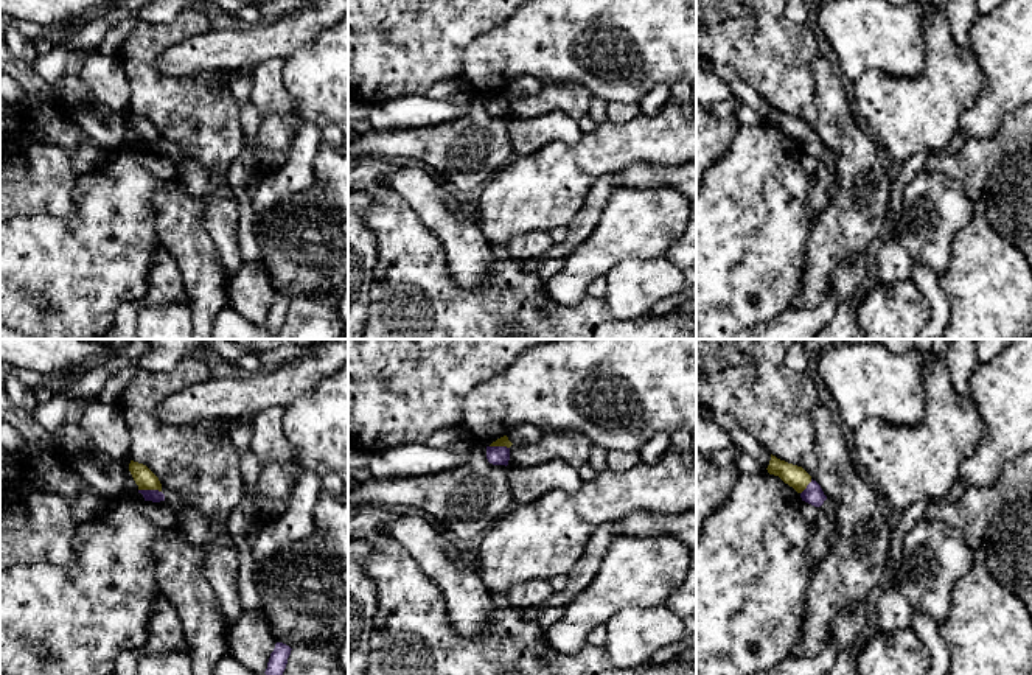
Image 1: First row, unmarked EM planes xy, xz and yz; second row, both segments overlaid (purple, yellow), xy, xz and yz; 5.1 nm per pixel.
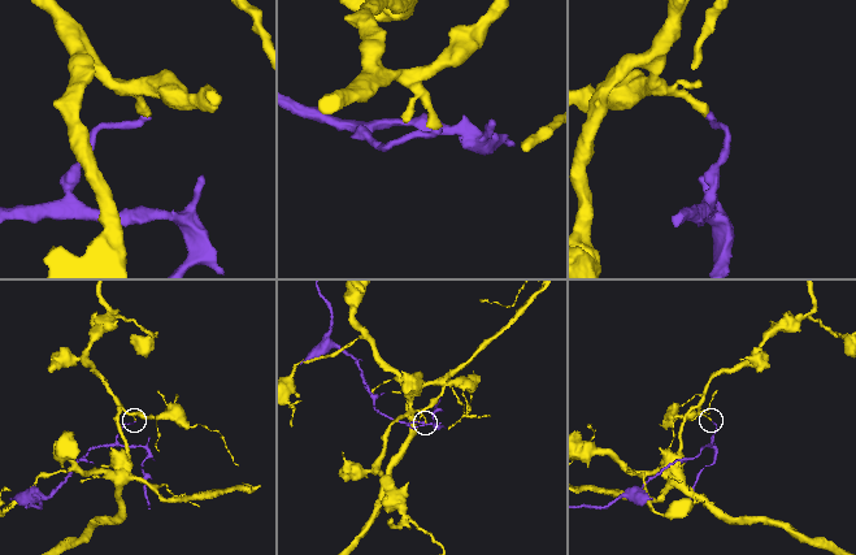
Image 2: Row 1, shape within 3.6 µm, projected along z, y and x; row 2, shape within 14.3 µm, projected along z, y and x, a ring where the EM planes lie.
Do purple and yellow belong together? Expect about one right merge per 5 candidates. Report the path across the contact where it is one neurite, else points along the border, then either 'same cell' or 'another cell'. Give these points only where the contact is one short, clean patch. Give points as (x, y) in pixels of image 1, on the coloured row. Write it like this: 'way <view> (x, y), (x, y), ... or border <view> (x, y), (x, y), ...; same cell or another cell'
border xy (139, 489), (157, 489), (160, 492); another cell

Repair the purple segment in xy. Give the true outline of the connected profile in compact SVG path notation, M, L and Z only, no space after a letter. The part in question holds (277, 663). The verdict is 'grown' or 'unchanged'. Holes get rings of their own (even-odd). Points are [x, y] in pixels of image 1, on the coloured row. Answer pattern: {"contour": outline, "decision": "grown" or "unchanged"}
{"contour": "M277 642L274 652L270 653L267 669L264 673L266 675L283 675L291 650L292 649L289 645L283 642Z", "decision": "unchanged"}

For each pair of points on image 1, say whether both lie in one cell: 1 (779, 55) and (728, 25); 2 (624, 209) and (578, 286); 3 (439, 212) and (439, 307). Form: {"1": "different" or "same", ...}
{"1": "same", "2": "same", "3": "different"}

